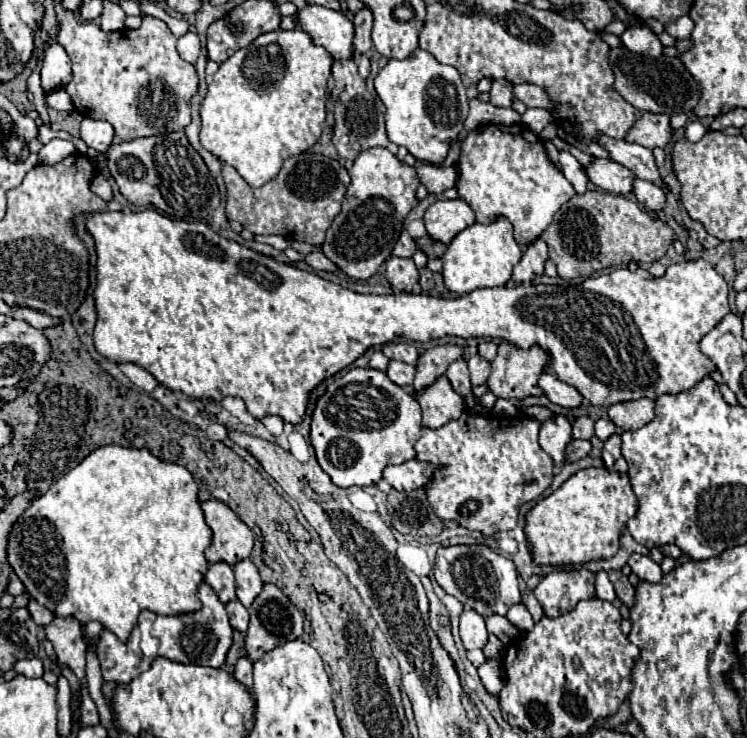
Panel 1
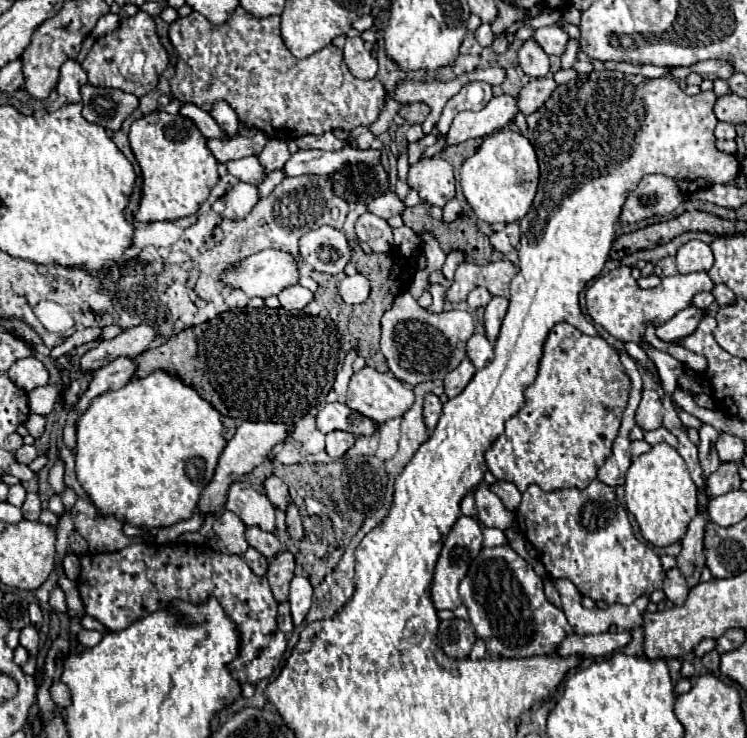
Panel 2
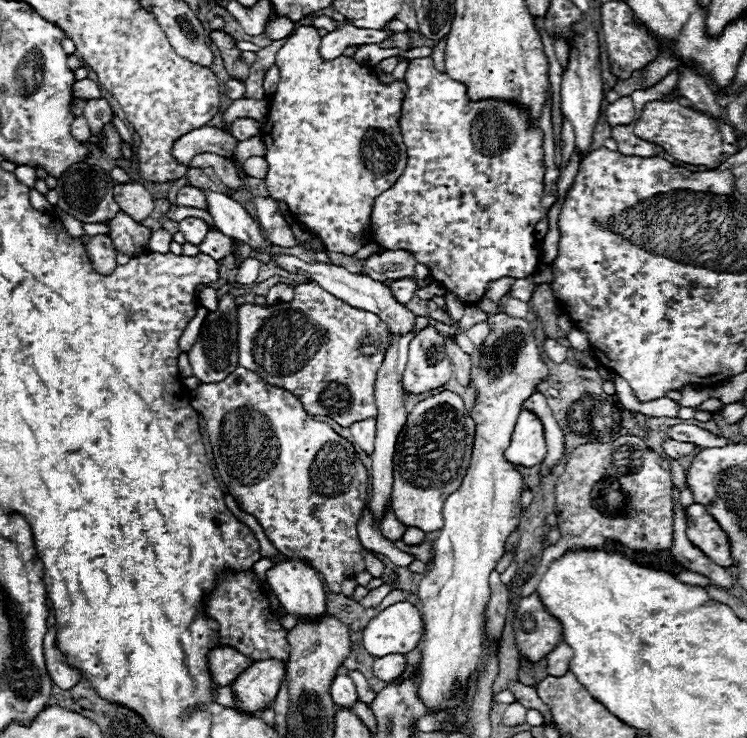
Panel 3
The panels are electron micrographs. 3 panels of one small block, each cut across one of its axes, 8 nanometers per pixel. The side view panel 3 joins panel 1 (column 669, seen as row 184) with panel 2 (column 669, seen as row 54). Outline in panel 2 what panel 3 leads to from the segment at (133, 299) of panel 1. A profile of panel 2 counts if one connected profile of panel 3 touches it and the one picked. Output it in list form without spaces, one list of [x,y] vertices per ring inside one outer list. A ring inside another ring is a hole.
[[[618,266],[610,270],[604,276],[598,276],[590,288],[586,290],[586,306],[588,314],[596,324],[600,324],[608,334],[612,334],[616,340],[622,342],[636,342],[640,346],[646,346],[648,340],[644,338],[646,324],[650,322],[652,326],[662,326],[670,318],[674,318],[680,310],[684,310],[688,304],[692,304],[692,298],[699,292],[711,292],[714,282],[708,278],[706,272],[694,272],[694,274],[676,274],[662,278],[660,286],[642,290],[638,282],[630,276],[628,266]]]

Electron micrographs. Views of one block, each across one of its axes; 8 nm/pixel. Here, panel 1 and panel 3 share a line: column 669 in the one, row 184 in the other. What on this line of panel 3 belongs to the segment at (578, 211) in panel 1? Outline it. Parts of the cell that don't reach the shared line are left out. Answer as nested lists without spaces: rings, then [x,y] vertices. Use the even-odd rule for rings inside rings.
[[[212,152],[198,154],[192,160],[192,168],[204,168],[204,166],[210,166],[214,170],[214,174],[218,176],[218,180],[222,180],[230,190],[234,190],[234,192],[236,190],[248,190],[246,178],[238,176],[238,170],[236,170],[232,156],[226,158],[226,156],[218,156],[218,154],[212,154]]]

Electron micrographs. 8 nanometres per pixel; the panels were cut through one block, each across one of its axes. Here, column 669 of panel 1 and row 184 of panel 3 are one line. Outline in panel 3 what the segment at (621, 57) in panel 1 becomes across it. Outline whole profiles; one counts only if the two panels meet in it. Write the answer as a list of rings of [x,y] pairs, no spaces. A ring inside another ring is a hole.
[[[78,162],[74,166],[70,166],[66,172],[62,172],[62,176],[58,178],[58,208],[62,208],[64,212],[68,212],[70,216],[74,216],[80,222],[106,222],[110,220],[110,216],[116,216],[116,212],[120,210],[120,206],[114,200],[114,180],[110,178],[110,174],[98,166],[90,166],[86,162]]]

